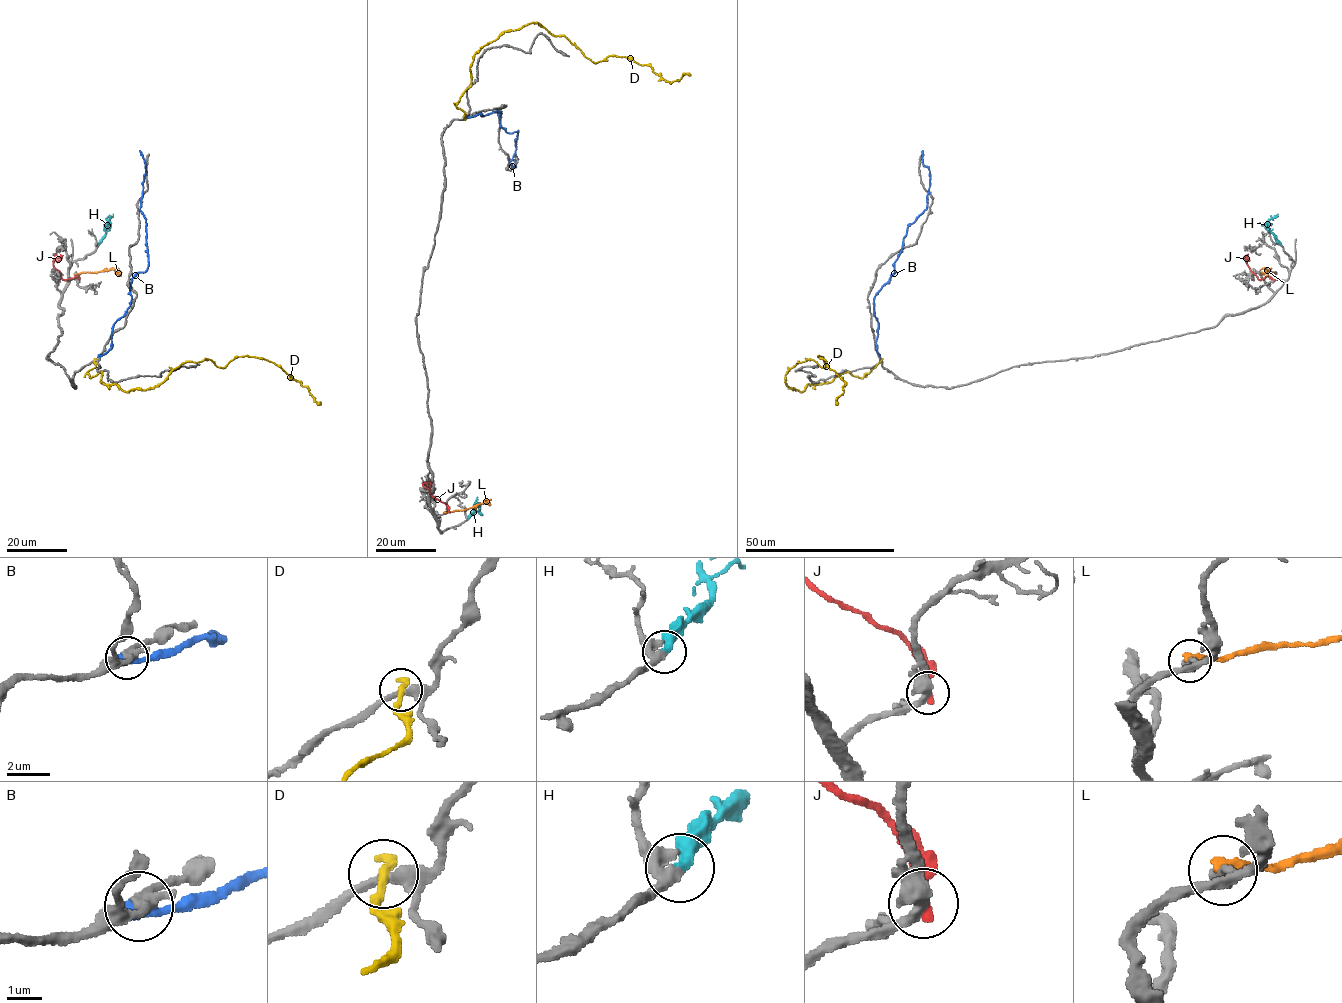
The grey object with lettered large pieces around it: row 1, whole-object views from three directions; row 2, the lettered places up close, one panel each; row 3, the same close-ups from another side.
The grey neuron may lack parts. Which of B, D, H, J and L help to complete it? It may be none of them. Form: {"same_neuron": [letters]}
{"same_neuron": ["H"]}

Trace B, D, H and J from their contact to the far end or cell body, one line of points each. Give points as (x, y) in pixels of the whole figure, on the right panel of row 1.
B: (879, 355), (874, 296), (895, 273), (906, 228), (927, 207), (930, 174), (923, 163), (923, 150)
D: (881, 360), (800, 392), (785, 373), (808, 359), (824, 367), (820, 356), (845, 382), (838, 404)
H: (1280, 244), (1267, 224), (1277, 213)
J: (1274, 280), (1257, 277), (1244, 259), (1247, 254)

